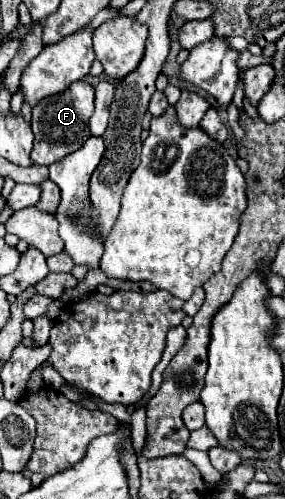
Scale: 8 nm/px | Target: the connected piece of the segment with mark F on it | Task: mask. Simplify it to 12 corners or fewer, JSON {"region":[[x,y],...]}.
{"region":[[93,86],[33,106],[31,162],[51,166],[91,136]]}

